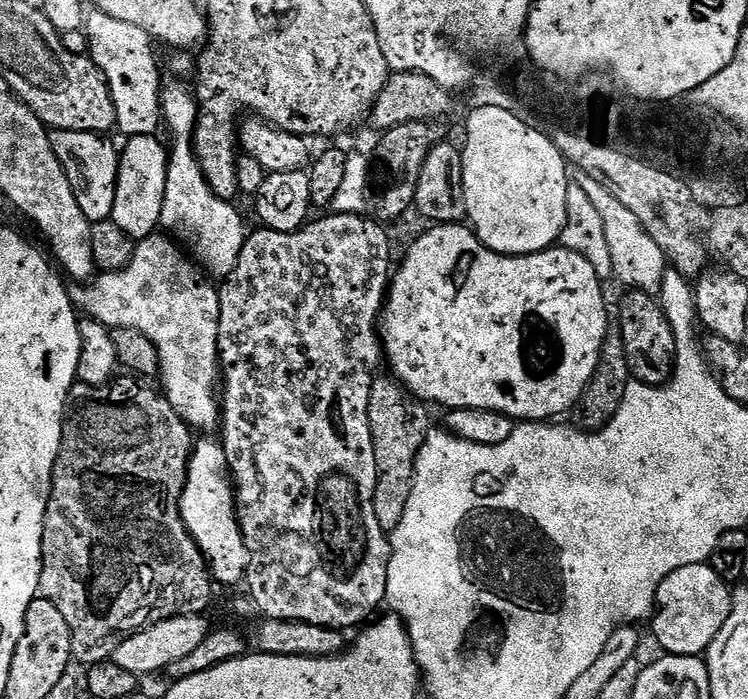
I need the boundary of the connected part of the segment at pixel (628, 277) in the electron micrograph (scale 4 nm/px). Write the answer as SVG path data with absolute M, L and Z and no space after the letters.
M571 167L568 172L568 181L571 185L578 186L594 206L594 210L602 220L608 252L610 252L612 275L615 281L620 280L624 285L649 294L659 293L660 279L664 277L665 269L652 268L652 252L654 245L649 234L630 210L622 202L614 198L604 186L590 178L586 171Z

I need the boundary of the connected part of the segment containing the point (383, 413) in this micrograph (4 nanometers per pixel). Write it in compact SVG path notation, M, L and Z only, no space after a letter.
M373 379L368 403L368 425L372 435L372 453L376 459L376 489L374 490L374 514L386 530L398 526L410 498L412 478L416 467L416 455L430 431L429 409L413 398L395 379Z

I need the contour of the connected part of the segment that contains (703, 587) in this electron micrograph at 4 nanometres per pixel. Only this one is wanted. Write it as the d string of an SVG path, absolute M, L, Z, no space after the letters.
M707 563L682 567L665 578L656 588L651 617L652 634L662 652L671 656L703 655L729 616L727 588Z

